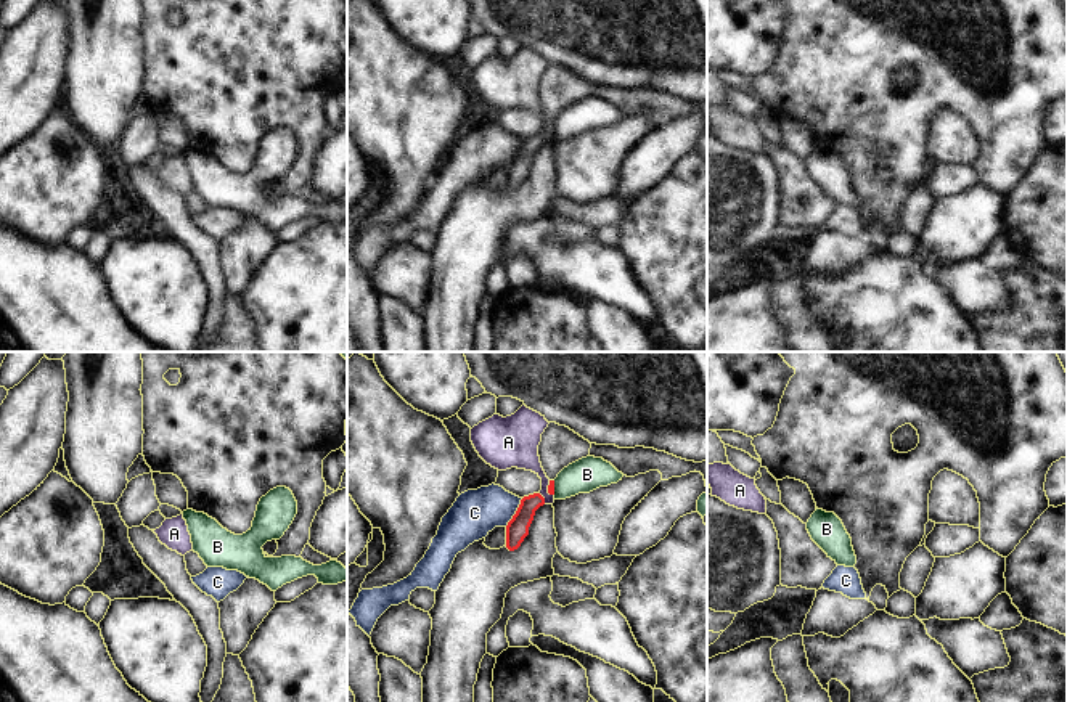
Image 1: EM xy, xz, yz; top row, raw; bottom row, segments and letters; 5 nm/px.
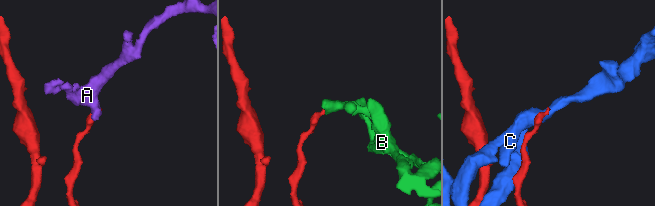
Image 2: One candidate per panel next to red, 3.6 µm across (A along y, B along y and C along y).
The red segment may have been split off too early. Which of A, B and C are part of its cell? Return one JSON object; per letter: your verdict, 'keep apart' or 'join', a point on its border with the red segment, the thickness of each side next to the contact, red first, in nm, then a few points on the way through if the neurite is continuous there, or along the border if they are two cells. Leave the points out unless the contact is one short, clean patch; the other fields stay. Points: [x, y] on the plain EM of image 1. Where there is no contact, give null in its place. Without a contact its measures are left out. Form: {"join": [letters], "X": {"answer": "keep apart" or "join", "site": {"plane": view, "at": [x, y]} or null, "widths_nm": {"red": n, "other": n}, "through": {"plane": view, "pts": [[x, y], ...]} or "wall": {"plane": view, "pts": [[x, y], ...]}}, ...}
{"join": [], "A": {"answer": "keep apart", "site": {"plane": "xz", "at": [543, 138]}, "widths_nm": {"red": 110, "other": 160}, "wall": {"plane": "xz", "pts": [[539, 132], [545, 143]]}}, "B": {"answer": "keep apart", "site": {"plane": "xz", "at": [553, 127]}, "widths_nm": {"red": 30, "other": 170}}, "C": {"answer": "keep apart", "site": {"plane": "xz", "at": [516, 153]}, "widths_nm": {"red": 110, "other": 240}}}

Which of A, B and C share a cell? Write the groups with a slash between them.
A / B / C

